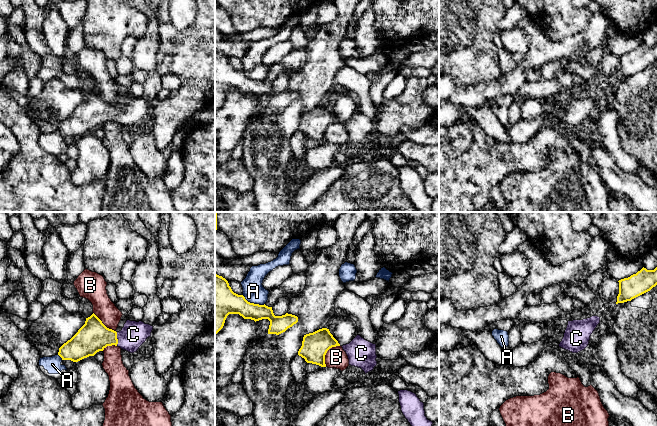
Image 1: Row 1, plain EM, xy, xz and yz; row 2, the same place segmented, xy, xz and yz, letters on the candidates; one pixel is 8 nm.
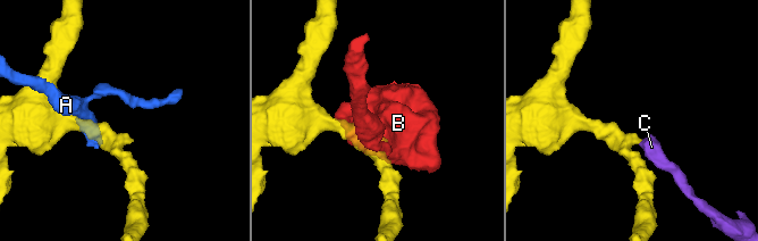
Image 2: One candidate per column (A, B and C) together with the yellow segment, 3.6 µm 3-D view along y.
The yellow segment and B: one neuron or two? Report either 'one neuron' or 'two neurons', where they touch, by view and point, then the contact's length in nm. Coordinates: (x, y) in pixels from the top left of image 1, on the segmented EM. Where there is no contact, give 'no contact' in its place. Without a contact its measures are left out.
two neurons; meets yellow in xz at (326, 352); contact 200 nm long

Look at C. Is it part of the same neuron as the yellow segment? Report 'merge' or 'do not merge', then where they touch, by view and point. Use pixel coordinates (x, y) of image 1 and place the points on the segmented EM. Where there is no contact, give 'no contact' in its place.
merge; meets yellow in xy at (117, 339)

